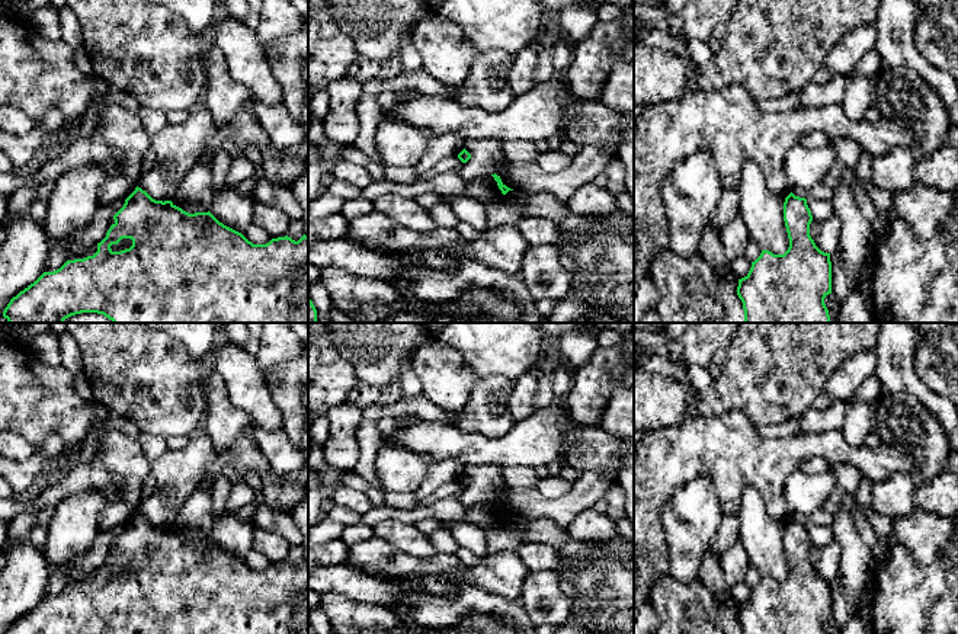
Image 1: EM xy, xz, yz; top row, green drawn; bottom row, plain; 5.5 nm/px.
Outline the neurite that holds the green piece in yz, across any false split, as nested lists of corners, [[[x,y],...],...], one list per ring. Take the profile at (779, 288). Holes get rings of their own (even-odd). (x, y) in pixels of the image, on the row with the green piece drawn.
[[[791,192],[784,202],[784,221],[788,250],[784,254],[762,250],[749,273],[738,279],[737,295],[743,302],[744,323],[830,323],[824,304],[832,294],[830,253],[821,252],[810,236],[813,215],[807,199]]]

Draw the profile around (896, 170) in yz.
[[[897,147],[881,157],[874,157],[872,183],[891,195],[916,185],[916,160],[916,153],[907,147]]]

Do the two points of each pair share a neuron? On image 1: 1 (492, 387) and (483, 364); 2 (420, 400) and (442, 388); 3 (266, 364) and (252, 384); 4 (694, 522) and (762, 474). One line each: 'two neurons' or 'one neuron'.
1: two neurons
2: two neurons
3: two neurons
4: two neurons

